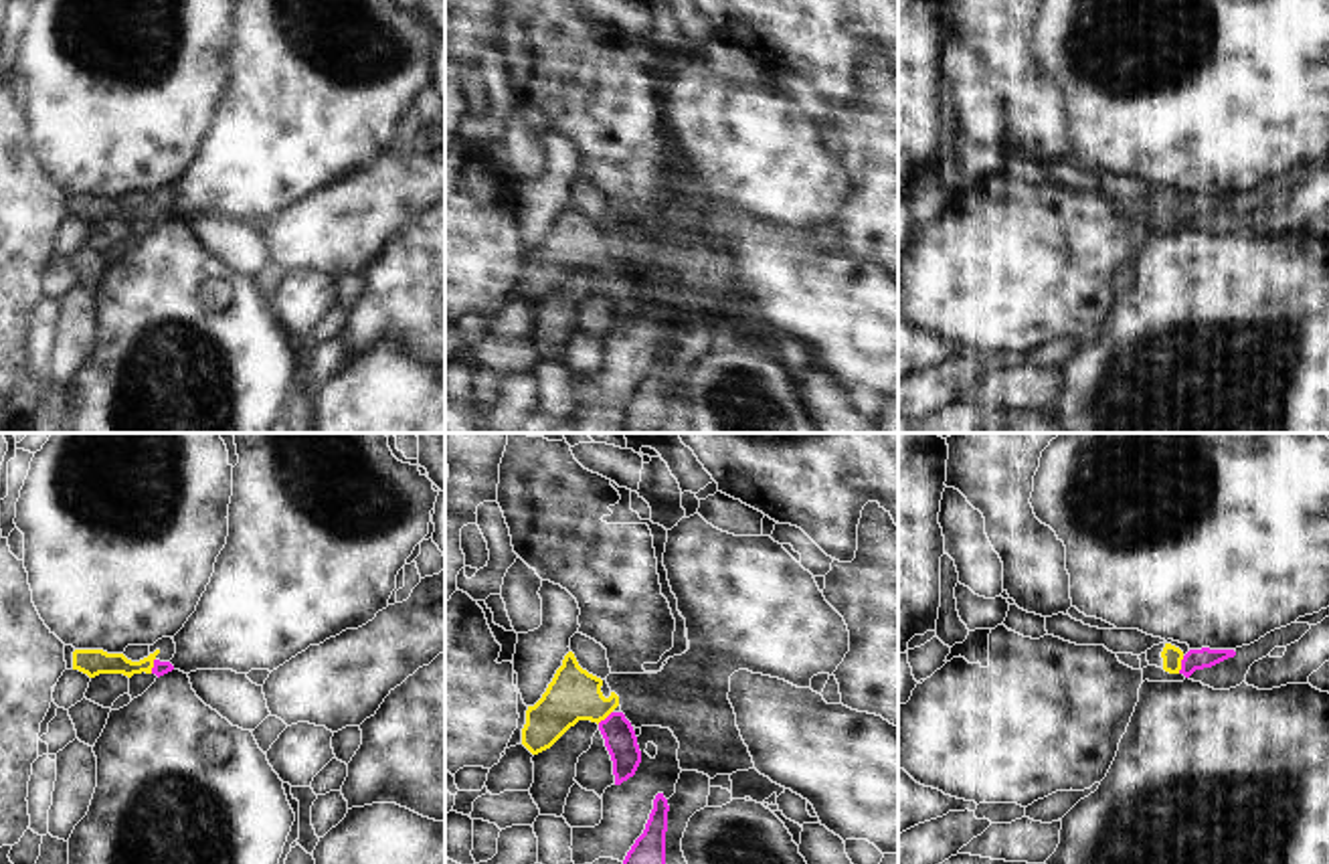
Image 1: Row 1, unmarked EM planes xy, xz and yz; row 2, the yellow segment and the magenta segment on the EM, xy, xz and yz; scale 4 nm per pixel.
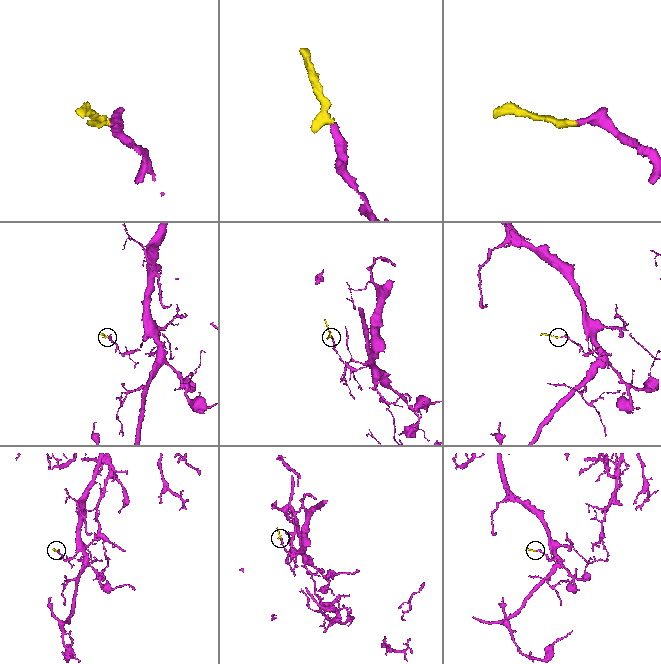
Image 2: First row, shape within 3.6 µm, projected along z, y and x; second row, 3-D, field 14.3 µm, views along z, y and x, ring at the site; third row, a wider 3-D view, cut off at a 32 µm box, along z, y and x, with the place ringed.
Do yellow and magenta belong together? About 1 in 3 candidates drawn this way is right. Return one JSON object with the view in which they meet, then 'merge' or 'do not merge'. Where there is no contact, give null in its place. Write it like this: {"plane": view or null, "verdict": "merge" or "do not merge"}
{"plane": "yz", "verdict": "merge"}

